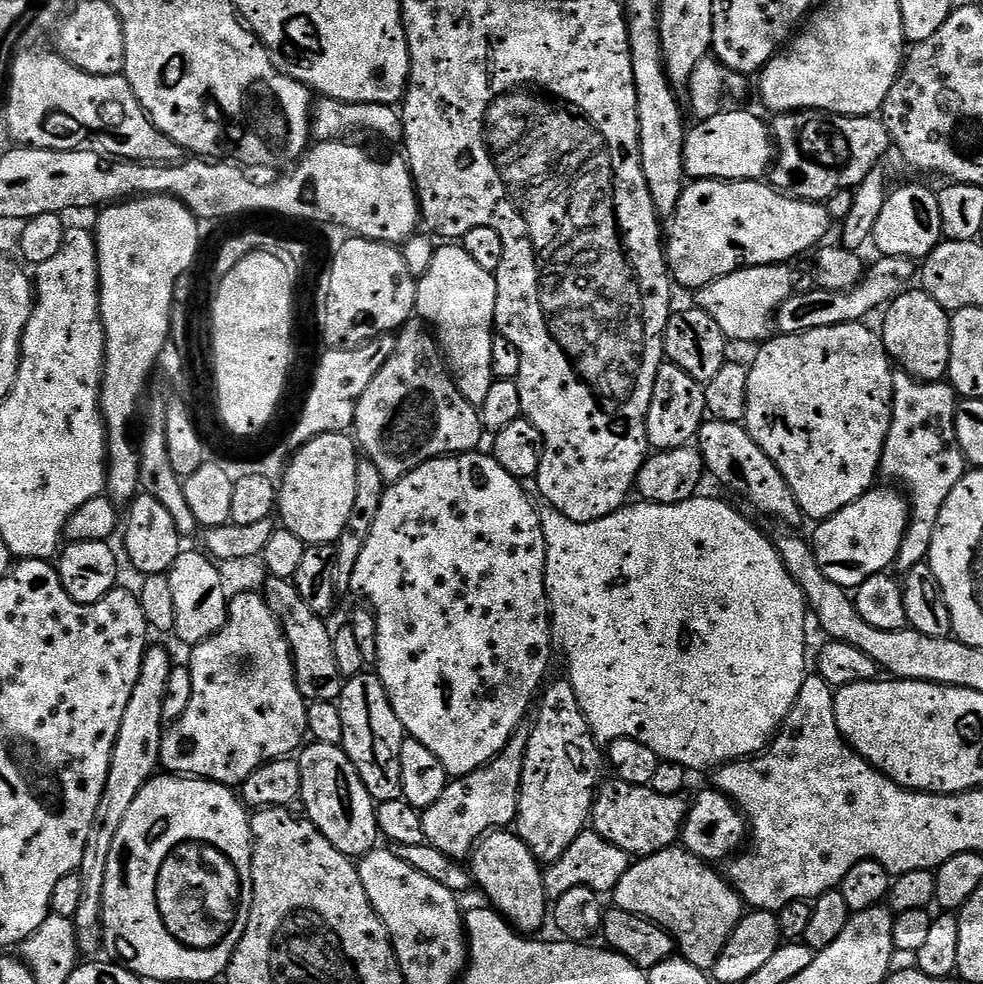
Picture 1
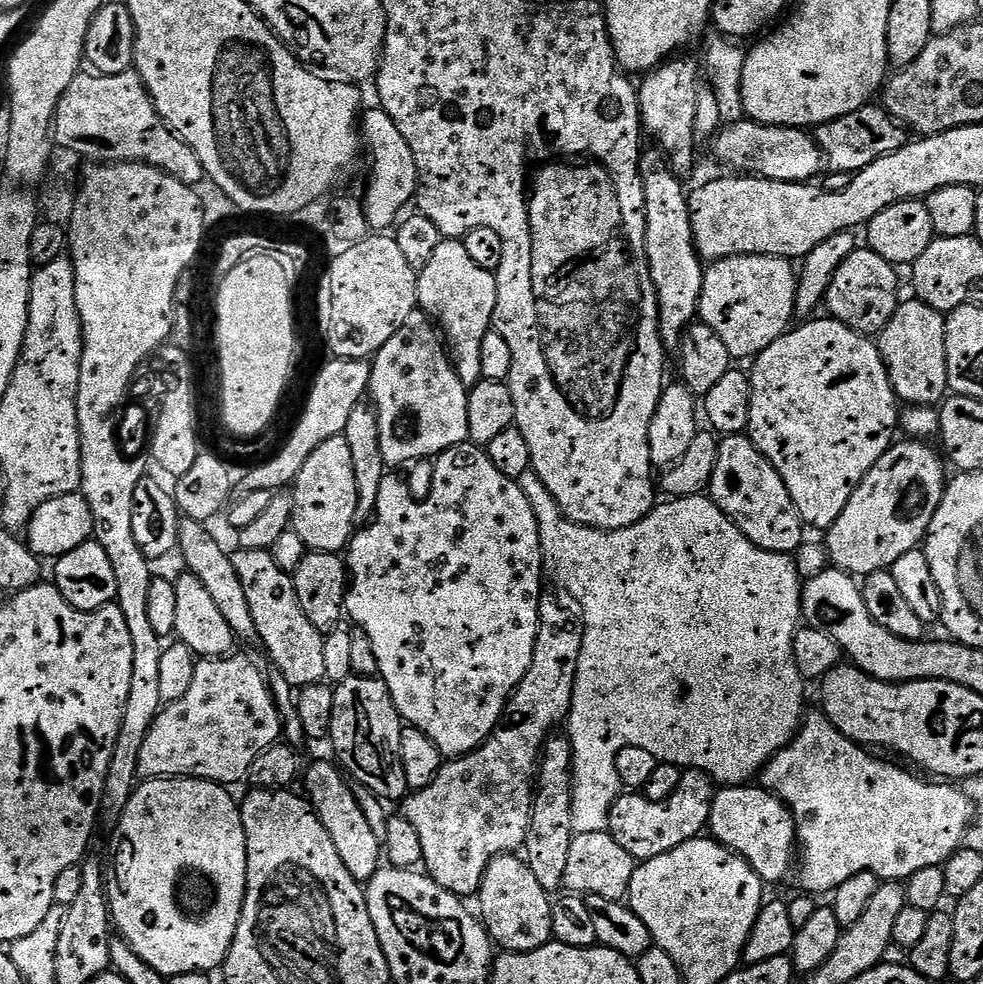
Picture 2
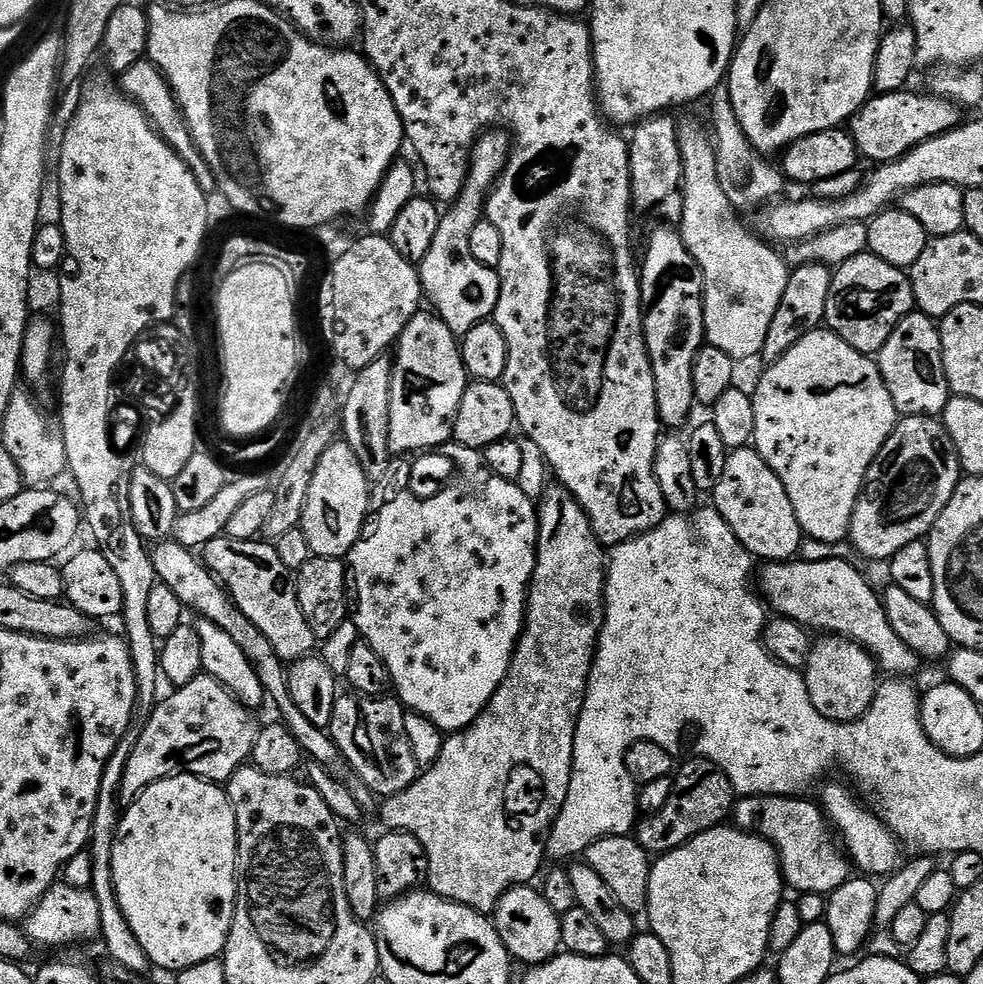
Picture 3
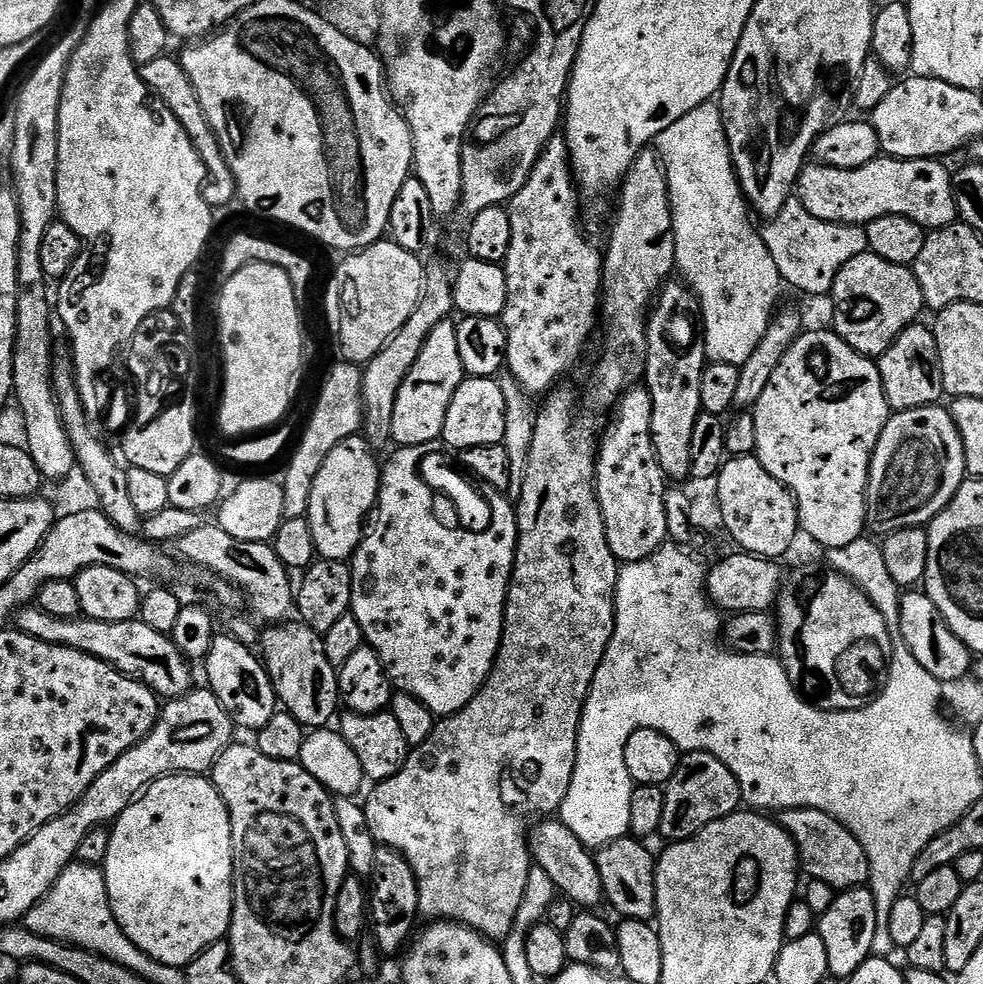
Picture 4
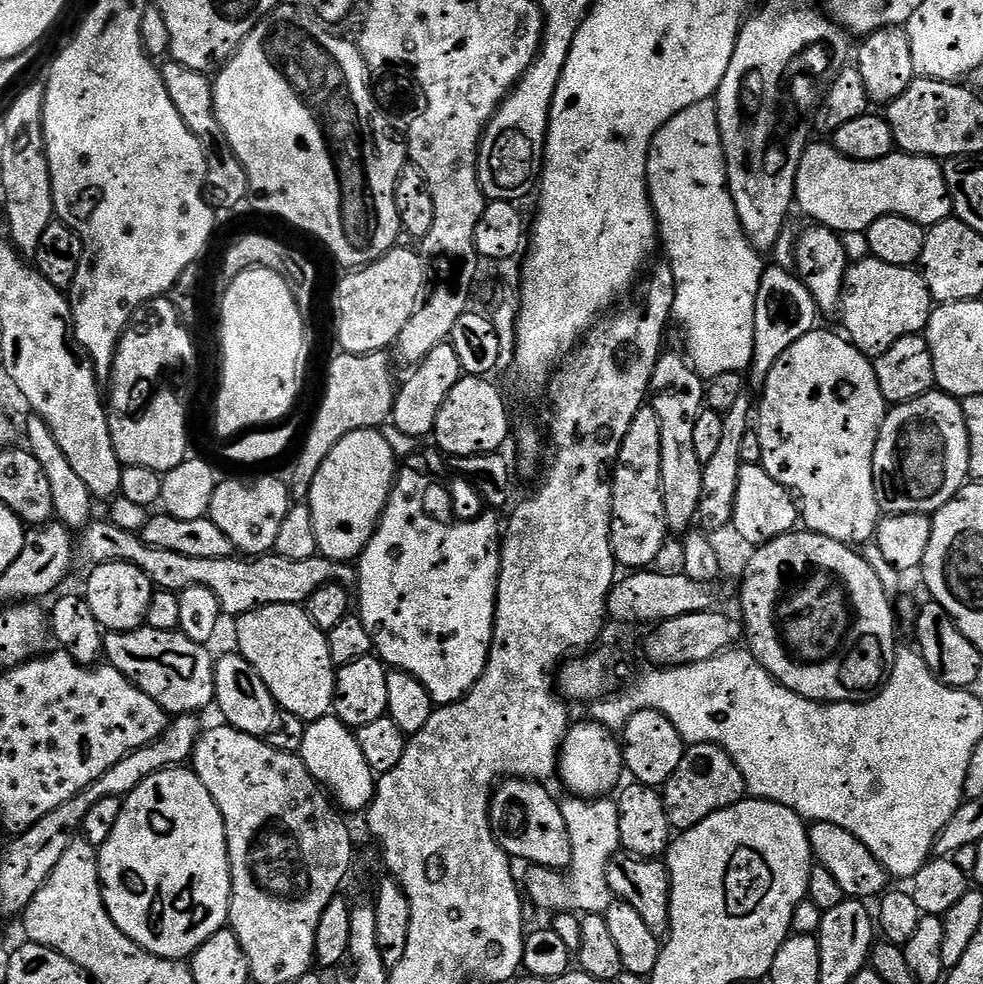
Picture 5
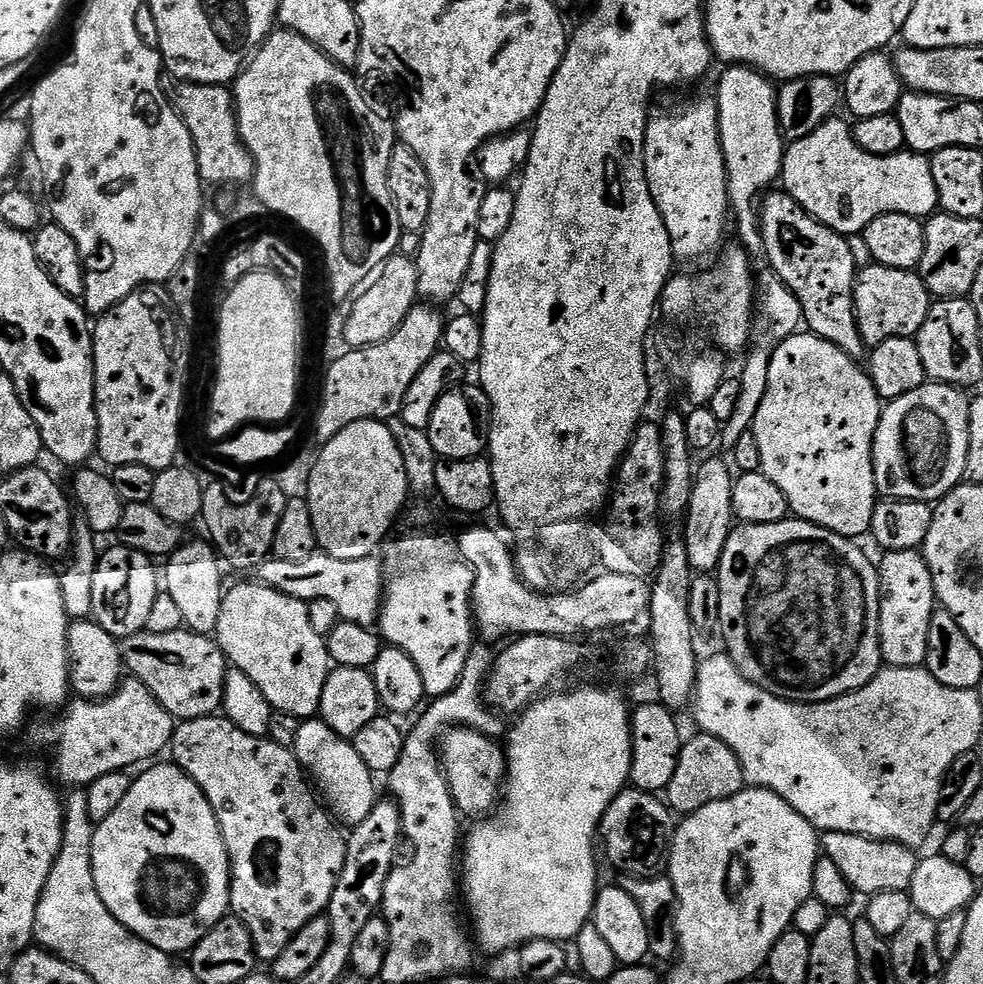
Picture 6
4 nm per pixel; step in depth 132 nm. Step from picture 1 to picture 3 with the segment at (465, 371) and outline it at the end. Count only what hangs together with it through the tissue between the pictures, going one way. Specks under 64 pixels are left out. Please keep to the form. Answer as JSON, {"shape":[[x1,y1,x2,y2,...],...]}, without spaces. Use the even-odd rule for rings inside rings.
{"shape":[[485,130,476,137,475,144,472,145,472,151,468,157,468,175,464,182,464,189,460,192,460,197,451,201,449,212,445,211,440,217,438,234,434,234,434,246,430,246,430,254,426,254,424,260,419,261,418,271,420,273,420,286,423,295,433,304,435,315,450,326,450,330,458,338,463,338,475,324,482,320,489,319,495,313,500,297,500,274,497,269,487,268,470,254,470,230,478,226,488,203,488,194,492,191,497,180,500,179,500,173,508,165,510,155,510,136,504,130]]}

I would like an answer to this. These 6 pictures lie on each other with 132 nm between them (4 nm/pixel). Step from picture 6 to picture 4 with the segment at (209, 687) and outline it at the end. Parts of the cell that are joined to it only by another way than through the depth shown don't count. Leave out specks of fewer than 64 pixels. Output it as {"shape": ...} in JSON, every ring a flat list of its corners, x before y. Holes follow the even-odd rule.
{"shape":[[29,606,27,608,21,608,16,613,14,617,14,628,15,631,26,634,35,640,41,640,47,644,62,646,70,650,78,650,82,654,97,656,99,660,106,662,110,667,118,669,123,676,129,676,131,680,140,681,147,688,152,689,157,697,160,698,184,696,194,684,194,681,192,681,193,665,174,646,171,635,150,630,150,626,143,624,139,618,127,620,126,622,98,622,97,620,89,620,87,618,63,620,62,618,54,618,50,614,46,614,38,606]]}

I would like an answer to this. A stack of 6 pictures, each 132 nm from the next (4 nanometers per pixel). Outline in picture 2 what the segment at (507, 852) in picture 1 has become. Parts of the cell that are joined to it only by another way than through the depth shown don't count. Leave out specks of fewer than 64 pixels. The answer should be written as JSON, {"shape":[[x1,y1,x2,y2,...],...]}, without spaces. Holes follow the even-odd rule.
{"shape":[[519,855,496,856,486,866,486,874,480,883,479,919,489,936,504,952,529,952,538,950,552,940,552,906,550,893,542,890,538,878,534,878,530,866]]}

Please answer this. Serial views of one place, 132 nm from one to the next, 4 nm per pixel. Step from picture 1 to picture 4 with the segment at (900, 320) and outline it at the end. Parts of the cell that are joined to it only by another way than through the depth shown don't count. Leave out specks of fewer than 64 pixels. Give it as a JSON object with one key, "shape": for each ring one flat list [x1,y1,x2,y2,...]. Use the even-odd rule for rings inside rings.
{"shape":[[924,322,914,323,902,330,895,342,878,357,878,363,886,402,893,413,931,408,943,401,940,399,945,399,936,334,929,325,927,328]]}

